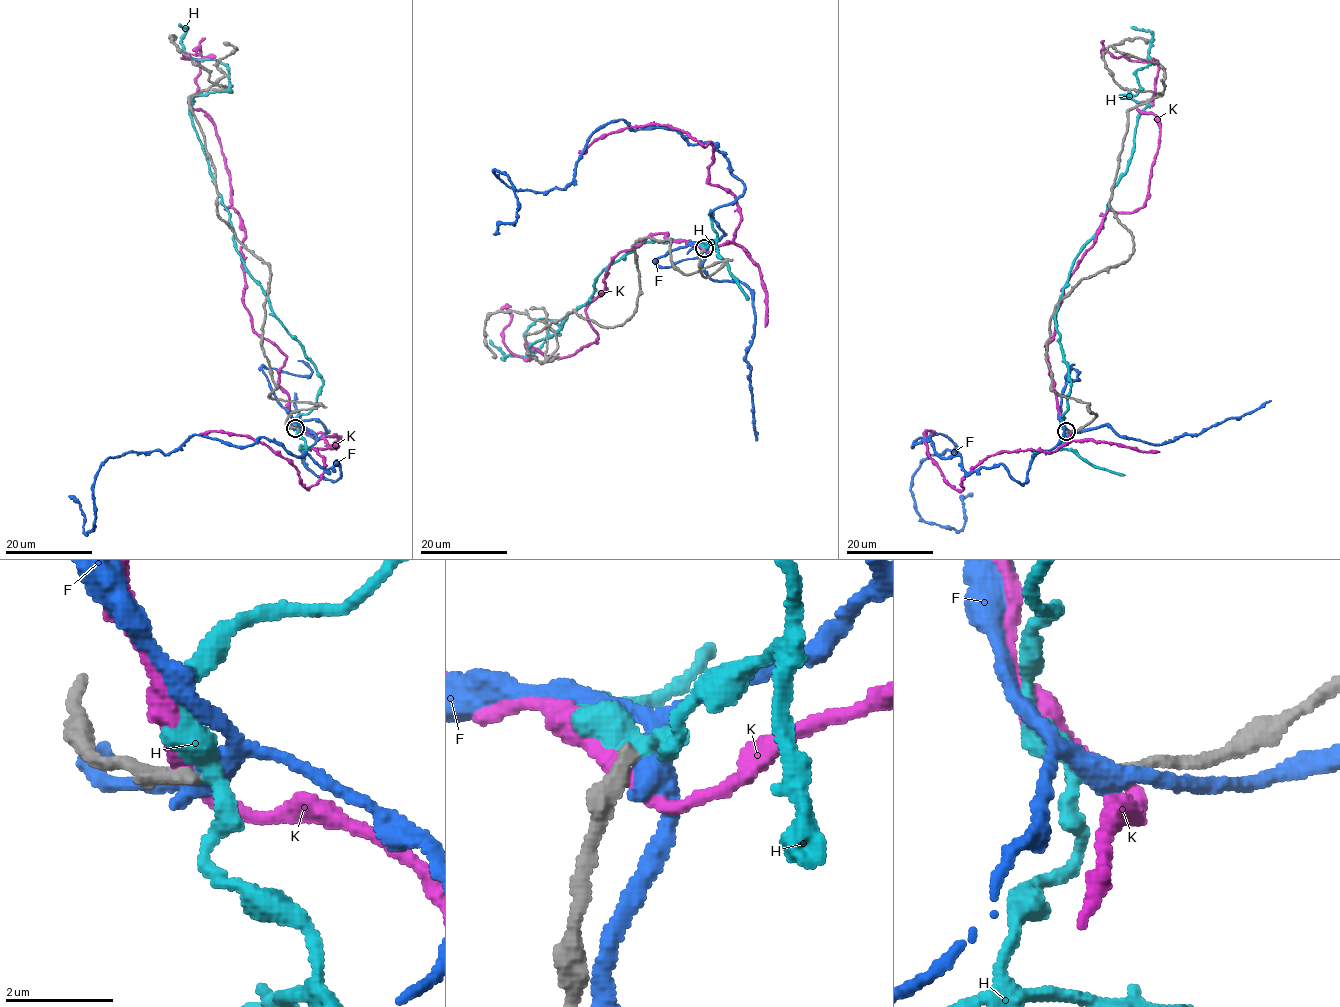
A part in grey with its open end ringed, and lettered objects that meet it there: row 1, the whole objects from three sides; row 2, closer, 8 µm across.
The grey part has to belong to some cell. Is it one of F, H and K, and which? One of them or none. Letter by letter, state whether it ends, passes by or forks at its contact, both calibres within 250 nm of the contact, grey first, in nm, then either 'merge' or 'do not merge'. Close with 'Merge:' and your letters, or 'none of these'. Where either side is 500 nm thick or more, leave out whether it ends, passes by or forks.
F: it passes by; 340 nm thick on the grey side, 440 nm on the other; do not merge
H: it forks there; 320 nm thick on the grey side, 300 nm on the other; do not merge
K: it passes by; 400 nm thick on the grey side, 280 nm on the other; do not merge
Merge: none of these

